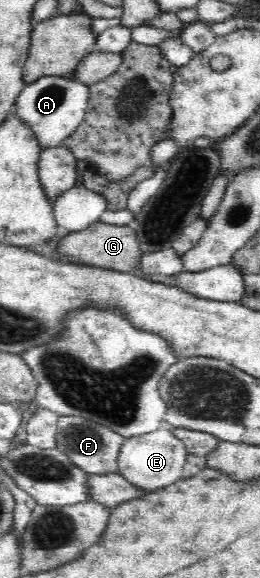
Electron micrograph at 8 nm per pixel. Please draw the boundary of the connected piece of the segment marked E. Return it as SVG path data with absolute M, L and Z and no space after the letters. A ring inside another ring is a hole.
M163 424L152 433L124 439L118 454L117 474L141 492L157 492L184 478L187 456L188 452L182 440L174 437L169 425Z

